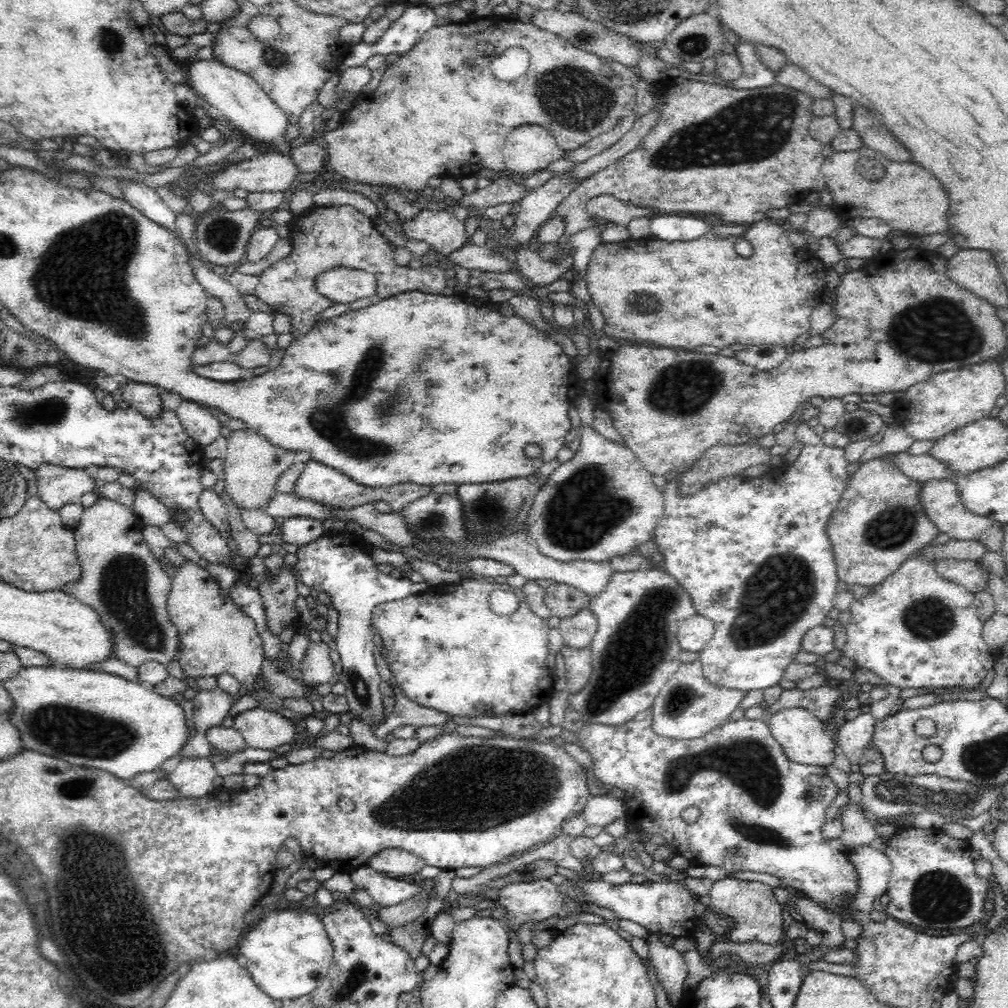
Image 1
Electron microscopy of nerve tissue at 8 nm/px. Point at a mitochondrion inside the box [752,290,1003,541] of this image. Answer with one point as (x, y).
(956, 338)

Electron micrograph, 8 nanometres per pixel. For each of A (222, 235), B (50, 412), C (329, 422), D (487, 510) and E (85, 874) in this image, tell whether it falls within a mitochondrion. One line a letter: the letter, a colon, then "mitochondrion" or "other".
A: mitochondrion
B: mitochondrion
C: mitochondrion
D: mitochondrion
E: mitochondrion

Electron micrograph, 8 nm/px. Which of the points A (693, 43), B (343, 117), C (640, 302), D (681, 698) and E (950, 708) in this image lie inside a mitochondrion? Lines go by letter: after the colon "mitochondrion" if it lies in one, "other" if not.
A: mitochondrion
B: other
C: mitochondrion
D: mitochondrion
E: other

